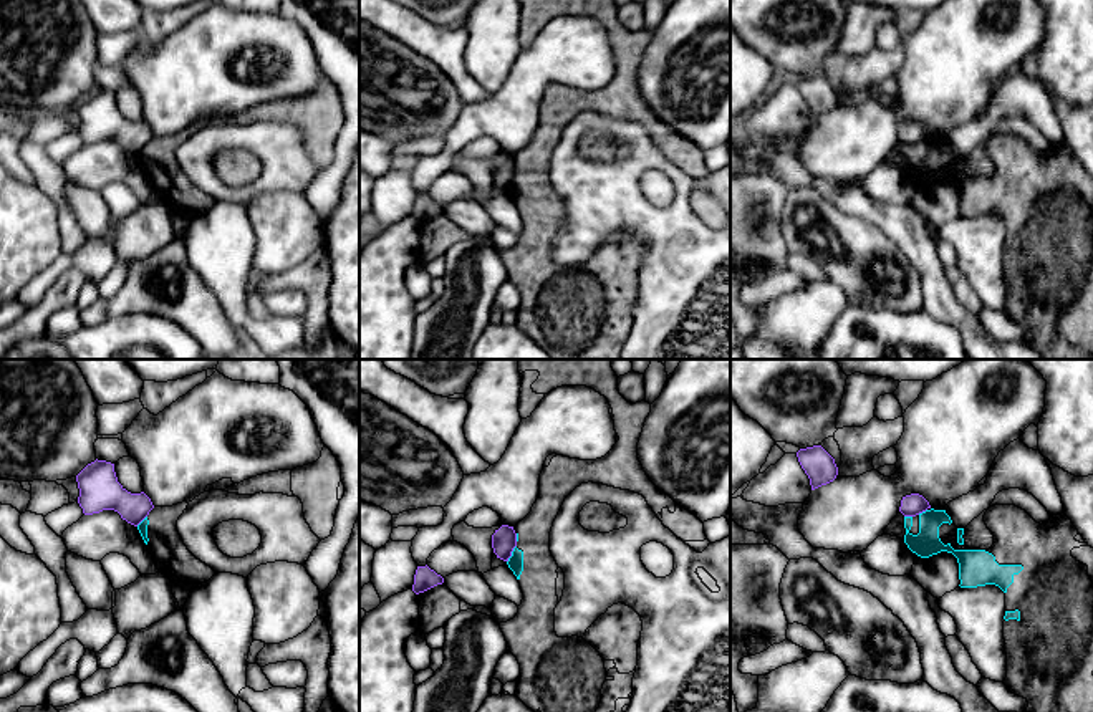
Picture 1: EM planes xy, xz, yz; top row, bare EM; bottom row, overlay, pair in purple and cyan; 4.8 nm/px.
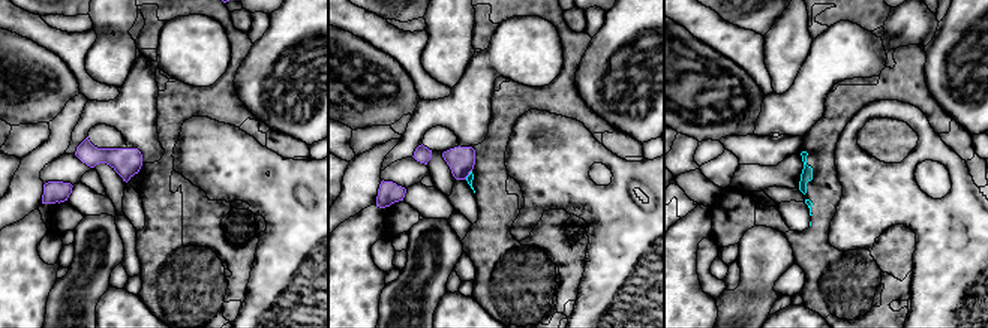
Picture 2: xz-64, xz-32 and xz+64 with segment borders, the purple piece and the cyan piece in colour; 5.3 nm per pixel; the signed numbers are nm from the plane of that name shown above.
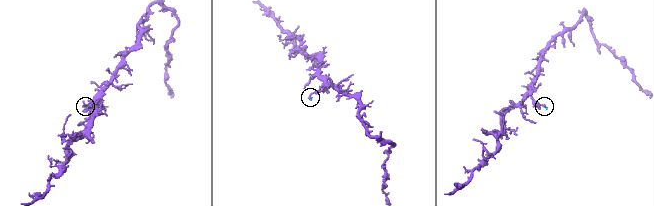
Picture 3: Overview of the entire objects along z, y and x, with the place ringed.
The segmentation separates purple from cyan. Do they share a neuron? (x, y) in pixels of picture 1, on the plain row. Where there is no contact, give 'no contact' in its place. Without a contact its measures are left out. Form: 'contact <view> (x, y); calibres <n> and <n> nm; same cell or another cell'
contact xz (510, 182); calibres 120 and 80 nm; another cell

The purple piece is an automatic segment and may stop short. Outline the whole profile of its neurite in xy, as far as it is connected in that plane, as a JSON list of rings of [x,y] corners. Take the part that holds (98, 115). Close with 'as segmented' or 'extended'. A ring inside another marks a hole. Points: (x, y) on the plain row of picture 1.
[[[94,89],[76,104],[79,126],[78,132],[84,144],[114,139],[123,149],[137,156],[154,137],[151,127],[128,121],[116,106],[114,93]]]; as segmented

